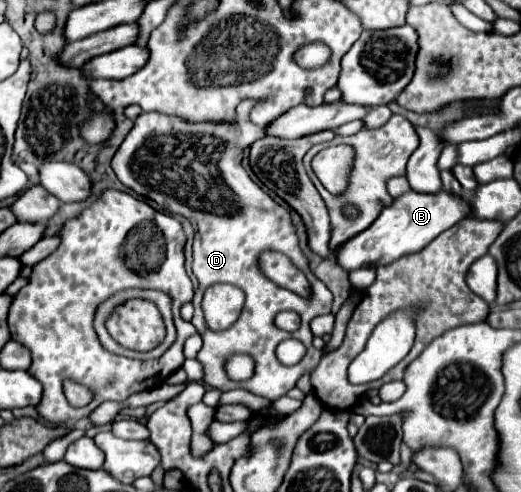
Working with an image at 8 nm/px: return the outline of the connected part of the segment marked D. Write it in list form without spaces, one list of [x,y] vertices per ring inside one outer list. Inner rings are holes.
[[[238,111],[240,121],[234,125],[190,125],[182,123],[182,119],[170,119],[168,115],[142,113],[112,157],[112,169],[128,189],[152,199],[170,213],[186,217],[194,227],[198,227],[194,243],[194,275],[198,277],[198,289],[194,291],[194,323],[204,341],[202,351],[198,351],[196,355],[204,369],[204,383],[220,391],[246,389],[274,401],[286,395],[302,375],[312,373],[318,367],[322,353],[312,347],[308,325],[316,315],[330,313],[332,293],[308,269],[308,261],[298,247],[298,237],[288,211],[272,201],[242,167],[242,151],[250,143],[254,143],[254,139],[265,136],[263,128],[250,122],[249,114]],[[264,249],[282,251],[284,255],[288,255],[290,261],[310,281],[312,295],[300,297],[268,281],[256,267],[258,253]],[[214,283],[236,285],[246,295],[238,321],[226,331],[204,329],[200,301],[204,289]],[[280,311],[296,311],[302,321],[300,329],[294,333],[280,331],[274,325],[274,317]],[[284,339],[298,339],[300,343],[304,343],[306,355],[298,365],[286,367],[276,359],[276,345]],[[236,353],[250,355],[256,363],[254,375],[246,381],[232,381],[226,375],[224,363]]]

